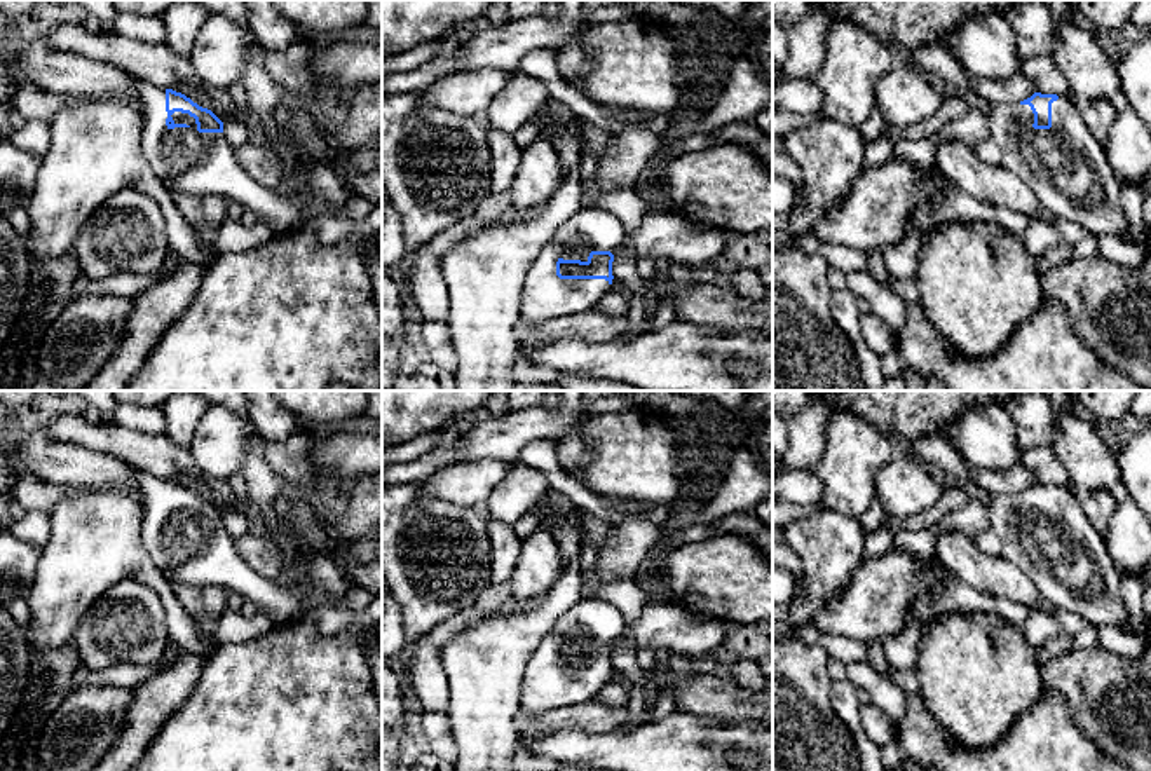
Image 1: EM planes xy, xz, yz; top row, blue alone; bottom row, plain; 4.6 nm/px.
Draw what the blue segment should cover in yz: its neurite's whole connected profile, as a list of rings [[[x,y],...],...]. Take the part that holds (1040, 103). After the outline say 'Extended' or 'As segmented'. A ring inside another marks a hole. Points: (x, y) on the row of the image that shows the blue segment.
[[[1041,94],[1013,105],[989,105],[989,138],[1003,152],[1001,166],[1017,174],[1039,206],[1062,222],[1079,223],[1099,237],[1111,234],[1125,242],[1146,246],[1121,208],[1121,183],[1114,176],[1104,147],[1088,129],[1083,105],[1073,94]]]. Extended

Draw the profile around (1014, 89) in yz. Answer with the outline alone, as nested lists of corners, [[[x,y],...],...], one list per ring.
[[[1015,73],[1005,80],[980,78],[975,92],[989,105],[1013,105],[1031,98],[1036,89],[1024,73]]]

